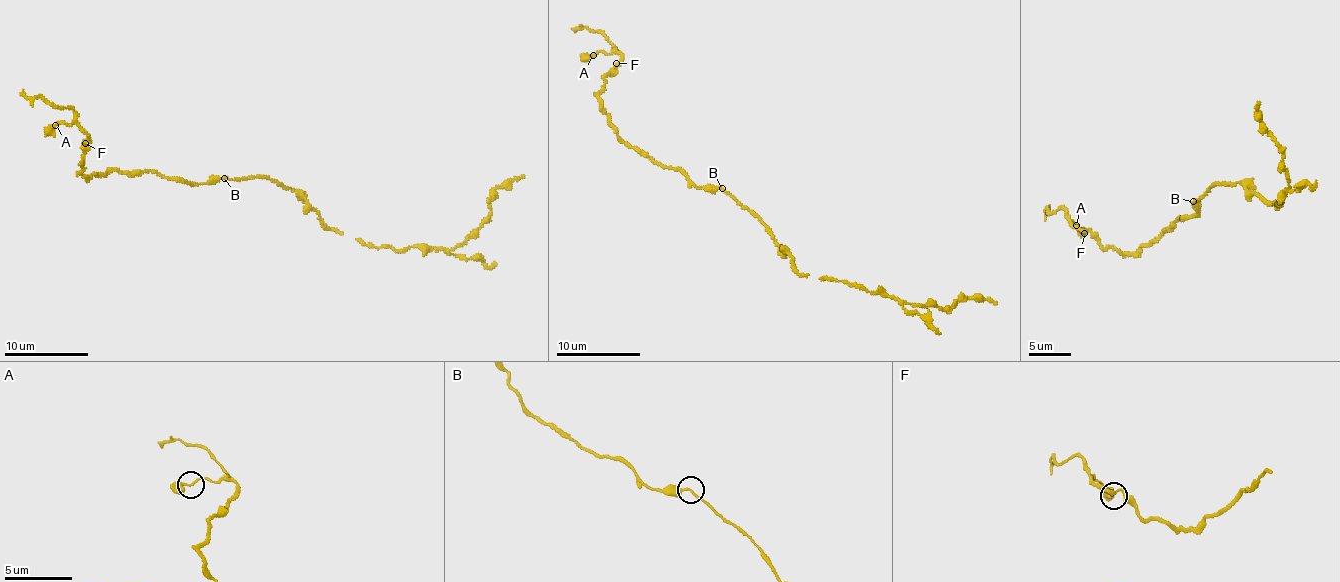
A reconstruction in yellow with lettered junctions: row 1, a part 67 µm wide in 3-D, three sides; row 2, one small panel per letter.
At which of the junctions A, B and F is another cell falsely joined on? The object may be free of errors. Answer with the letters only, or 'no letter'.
no letter

